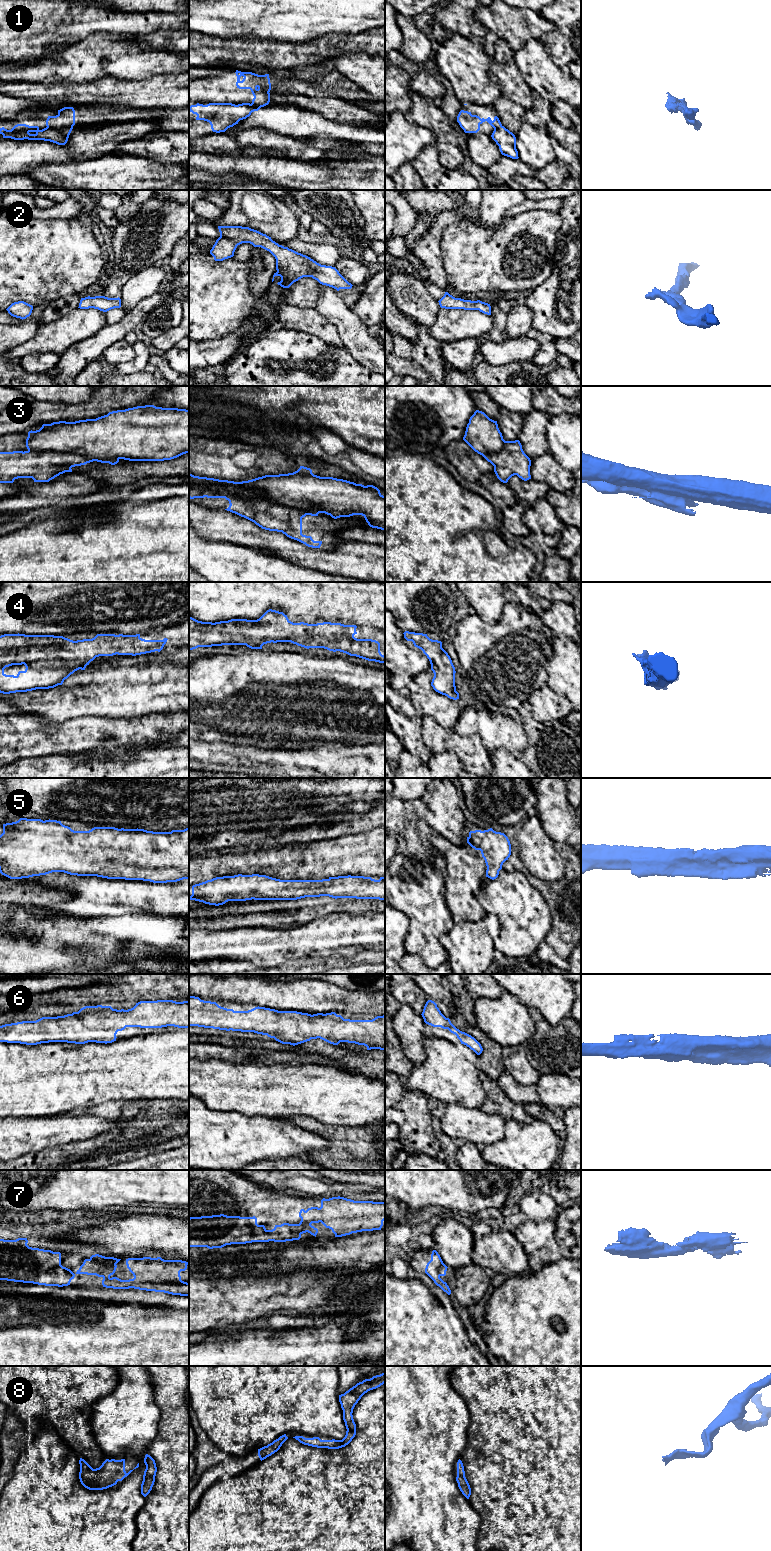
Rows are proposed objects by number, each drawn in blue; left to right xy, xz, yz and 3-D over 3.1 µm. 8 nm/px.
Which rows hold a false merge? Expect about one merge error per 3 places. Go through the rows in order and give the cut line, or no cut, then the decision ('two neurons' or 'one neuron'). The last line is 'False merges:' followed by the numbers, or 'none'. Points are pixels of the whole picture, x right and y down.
1: cut in xy along (47, 126), (68, 135); two neurons
2: no cut; one neuron
3: cut in xy along (28, 449), (73, 452), (95, 460), (112, 457), (119, 458); two neurons
4: no cut; one neuron
5: no cut; one neuron
6: no cut; one neuron
7: no cut; one neuron
8: no cut; one neuron
False merges: 1, 3

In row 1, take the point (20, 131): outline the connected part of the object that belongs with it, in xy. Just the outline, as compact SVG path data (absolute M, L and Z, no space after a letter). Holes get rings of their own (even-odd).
M17 124L11 130L2 127L0 128L0 134L3 135L3 138L14 140L44 140L58 145L65 145L69 138L69 135L50 127L40 130L38 126L29 126L26 124Z

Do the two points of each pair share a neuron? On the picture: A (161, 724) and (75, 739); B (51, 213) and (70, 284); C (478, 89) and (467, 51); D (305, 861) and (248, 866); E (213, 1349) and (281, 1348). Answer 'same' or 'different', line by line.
A: same
B: different
C: same
D: same
E: same

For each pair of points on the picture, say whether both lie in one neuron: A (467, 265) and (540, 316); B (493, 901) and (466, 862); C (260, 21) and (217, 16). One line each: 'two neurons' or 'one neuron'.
A: two neurons
B: two neurons
C: one neuron

